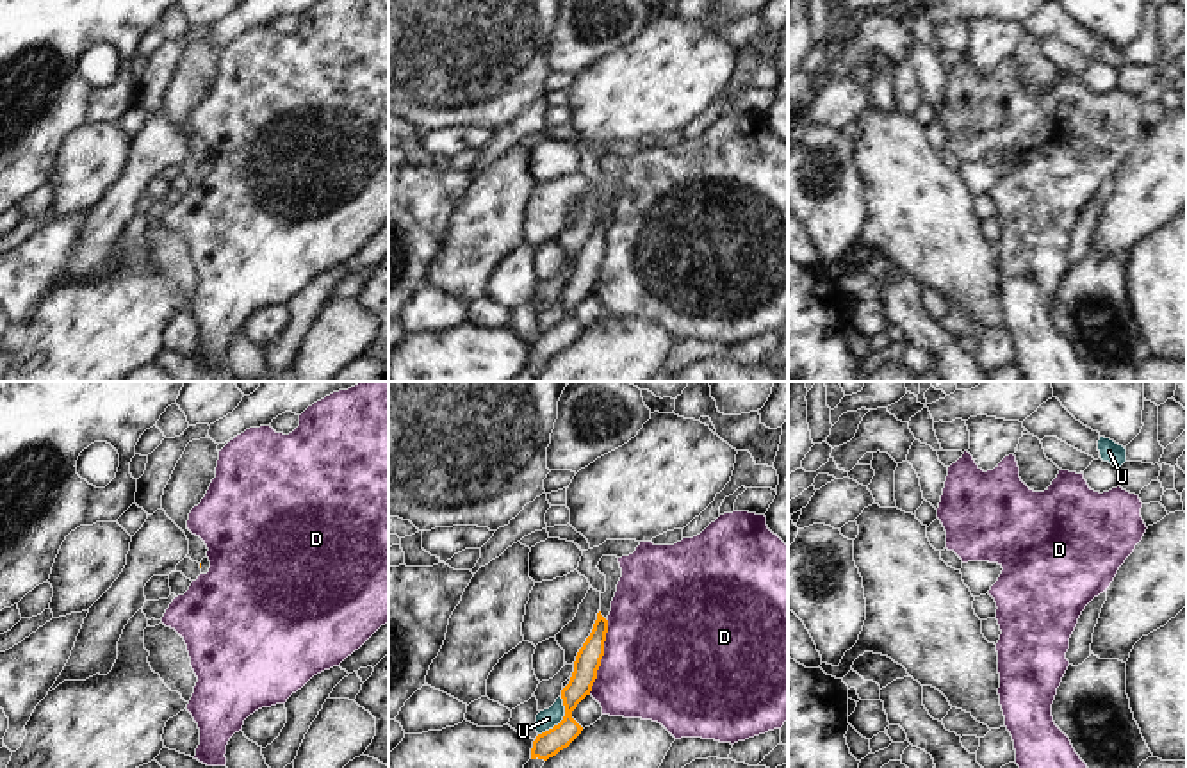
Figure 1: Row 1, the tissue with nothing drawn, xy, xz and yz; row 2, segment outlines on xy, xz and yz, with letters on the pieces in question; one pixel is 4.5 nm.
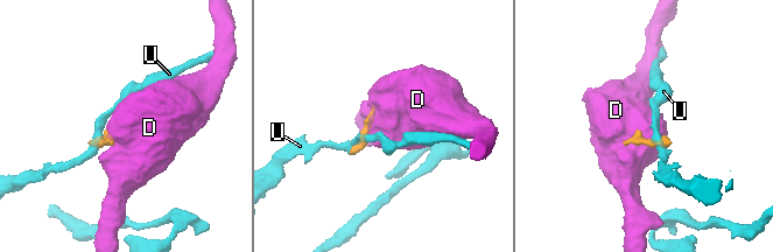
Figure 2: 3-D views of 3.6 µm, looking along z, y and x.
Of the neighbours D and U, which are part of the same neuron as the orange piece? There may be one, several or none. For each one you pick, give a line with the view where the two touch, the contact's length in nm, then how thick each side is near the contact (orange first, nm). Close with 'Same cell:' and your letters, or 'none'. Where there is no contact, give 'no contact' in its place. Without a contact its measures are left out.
Same cell: none

